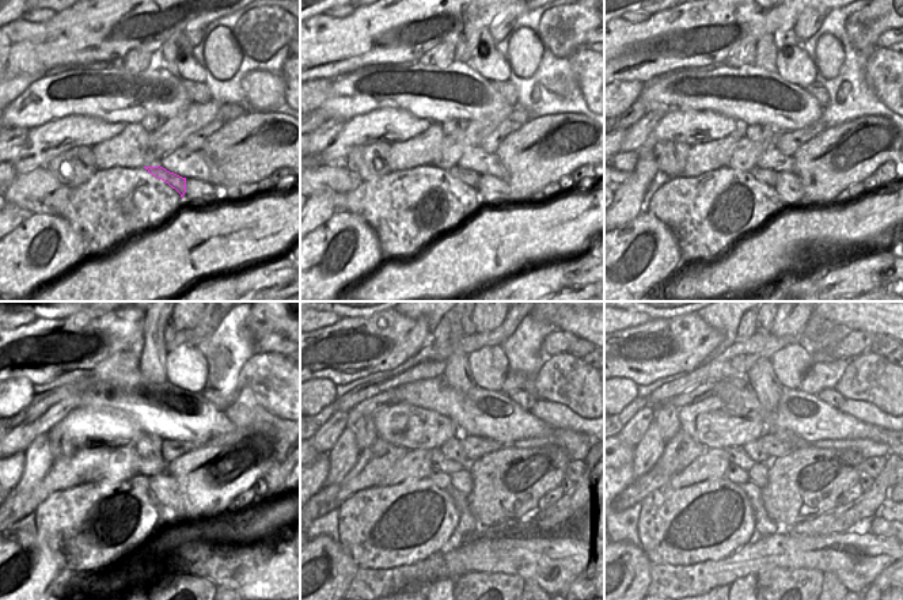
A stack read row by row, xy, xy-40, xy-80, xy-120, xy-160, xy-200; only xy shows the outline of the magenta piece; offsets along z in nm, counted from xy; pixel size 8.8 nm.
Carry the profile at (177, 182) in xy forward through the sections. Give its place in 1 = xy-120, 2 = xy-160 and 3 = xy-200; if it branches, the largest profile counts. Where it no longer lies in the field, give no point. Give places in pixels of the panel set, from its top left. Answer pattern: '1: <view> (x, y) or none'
1: xy-120 (140, 482)
2: xy-160 (443, 481)
3: xy-200 (738, 475)

